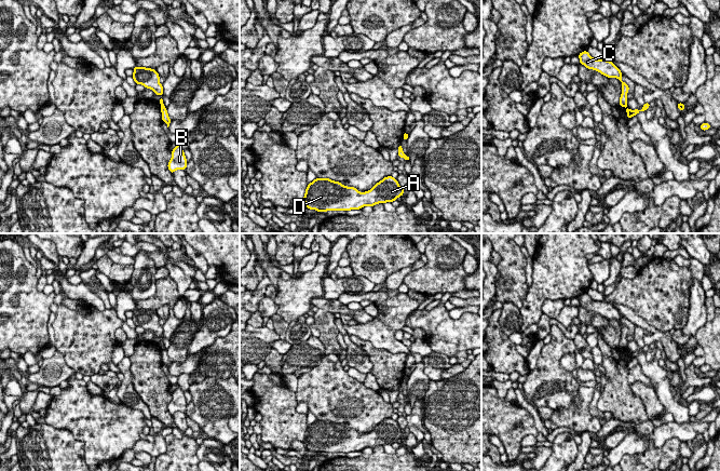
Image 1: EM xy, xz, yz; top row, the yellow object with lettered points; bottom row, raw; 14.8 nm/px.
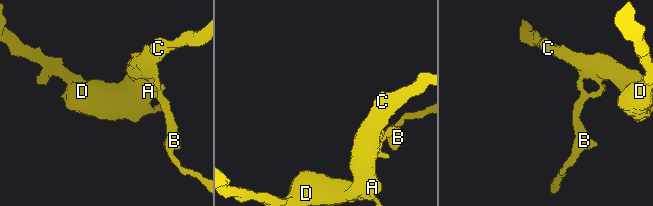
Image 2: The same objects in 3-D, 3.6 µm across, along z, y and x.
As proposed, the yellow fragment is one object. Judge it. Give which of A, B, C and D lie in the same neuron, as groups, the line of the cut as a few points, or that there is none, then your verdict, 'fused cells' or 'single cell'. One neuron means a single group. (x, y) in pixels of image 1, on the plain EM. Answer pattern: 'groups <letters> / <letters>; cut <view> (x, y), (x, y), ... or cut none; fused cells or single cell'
groups A C D / B; cut yz (632, 352), (633, 357); fused cells

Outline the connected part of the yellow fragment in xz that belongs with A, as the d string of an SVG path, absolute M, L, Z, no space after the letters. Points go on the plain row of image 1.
M392 418L384 419L365 434L329 420L316 420L308 427L302 443L307 450L317 454L351 453L378 445L392 445L400 438L404 438L404 430Z

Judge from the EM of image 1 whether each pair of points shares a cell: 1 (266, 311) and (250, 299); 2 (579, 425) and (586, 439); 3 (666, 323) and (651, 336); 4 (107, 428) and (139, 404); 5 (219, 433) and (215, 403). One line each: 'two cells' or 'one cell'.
1: two cells
2: two cells
3: two cells
4: two cells
5: one cell

